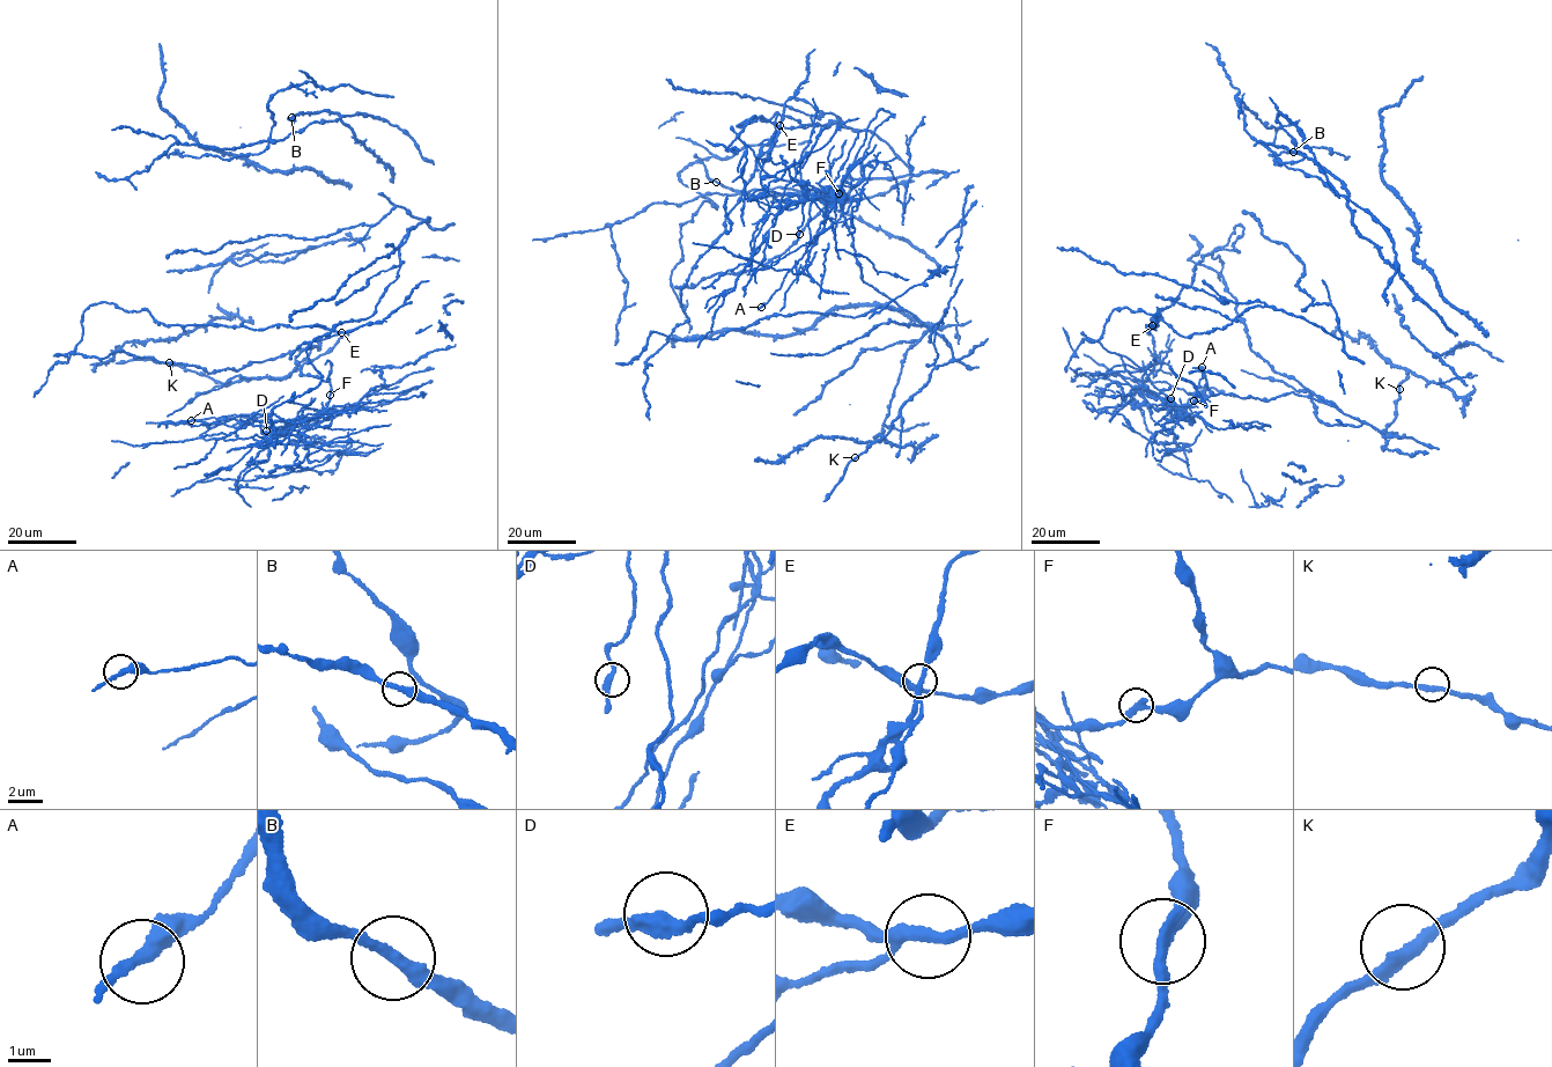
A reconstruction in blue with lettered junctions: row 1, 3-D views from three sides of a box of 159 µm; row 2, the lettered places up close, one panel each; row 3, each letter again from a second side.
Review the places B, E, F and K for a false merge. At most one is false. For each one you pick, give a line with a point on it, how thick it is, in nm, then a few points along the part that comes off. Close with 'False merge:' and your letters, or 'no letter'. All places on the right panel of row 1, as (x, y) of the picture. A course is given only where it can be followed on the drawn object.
F: at (1194, 400); 320 nm thick
False merge: F

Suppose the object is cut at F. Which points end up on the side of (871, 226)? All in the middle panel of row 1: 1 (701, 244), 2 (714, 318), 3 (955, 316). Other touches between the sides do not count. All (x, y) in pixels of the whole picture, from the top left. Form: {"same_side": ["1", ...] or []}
{"same_side": ["3"]}

